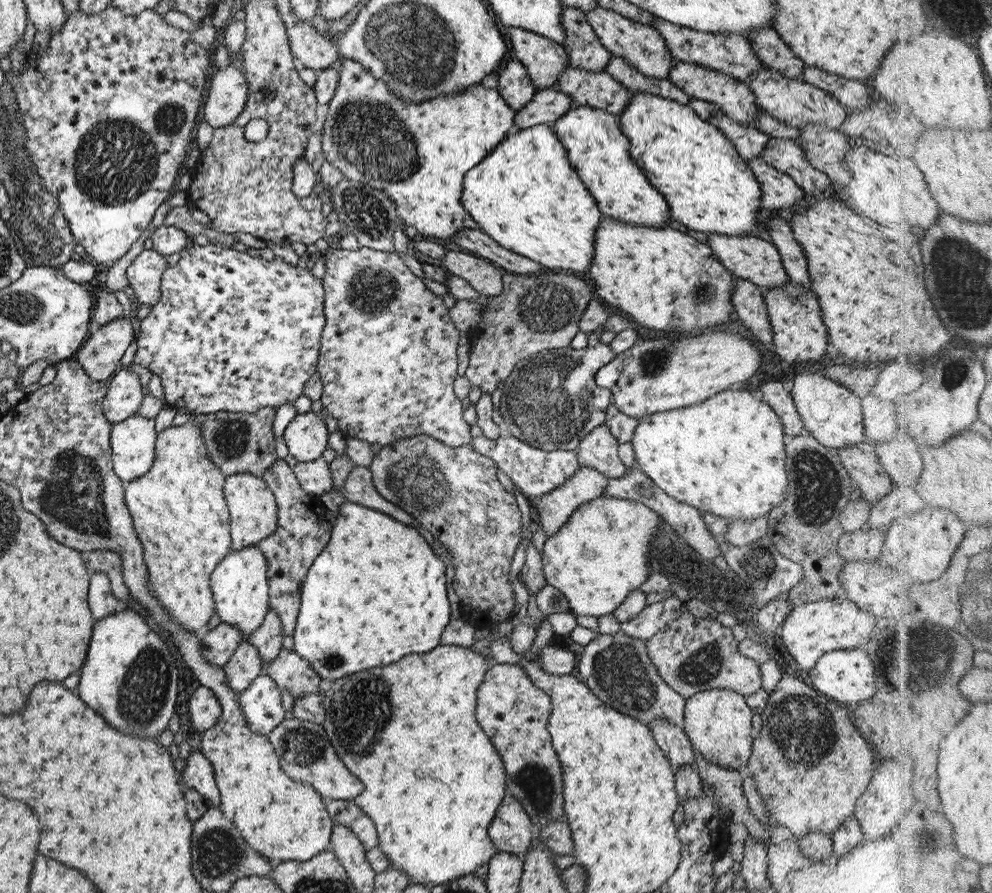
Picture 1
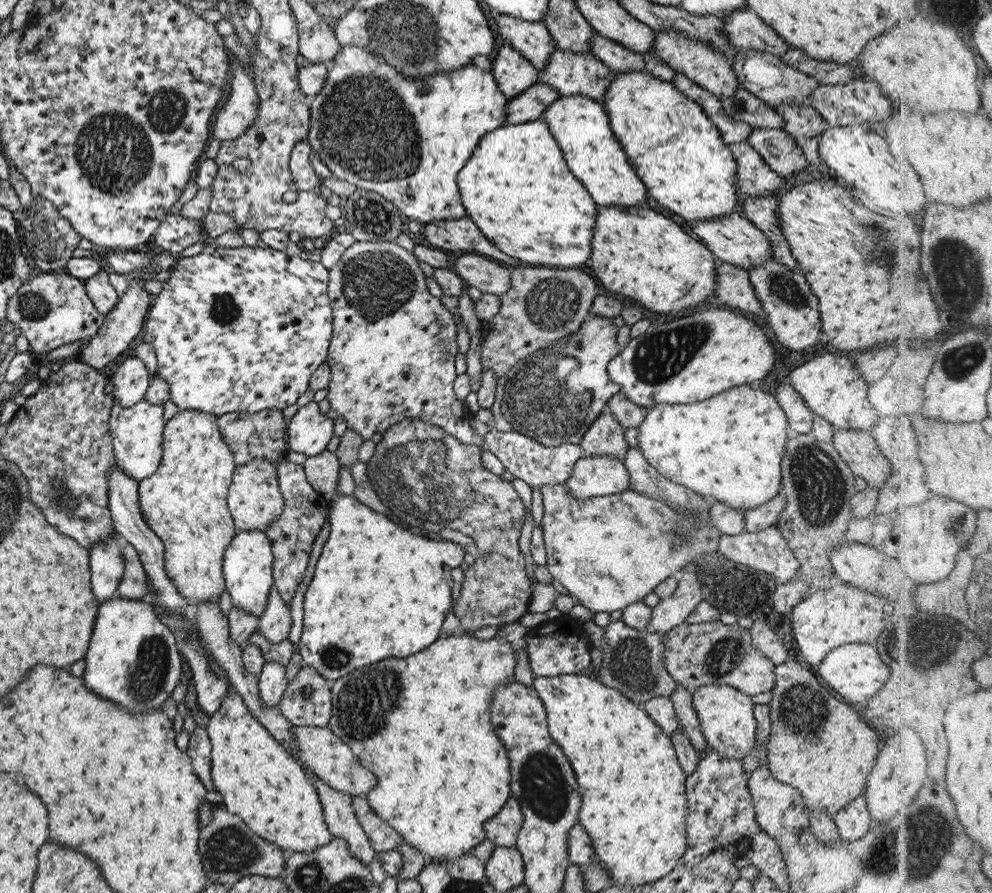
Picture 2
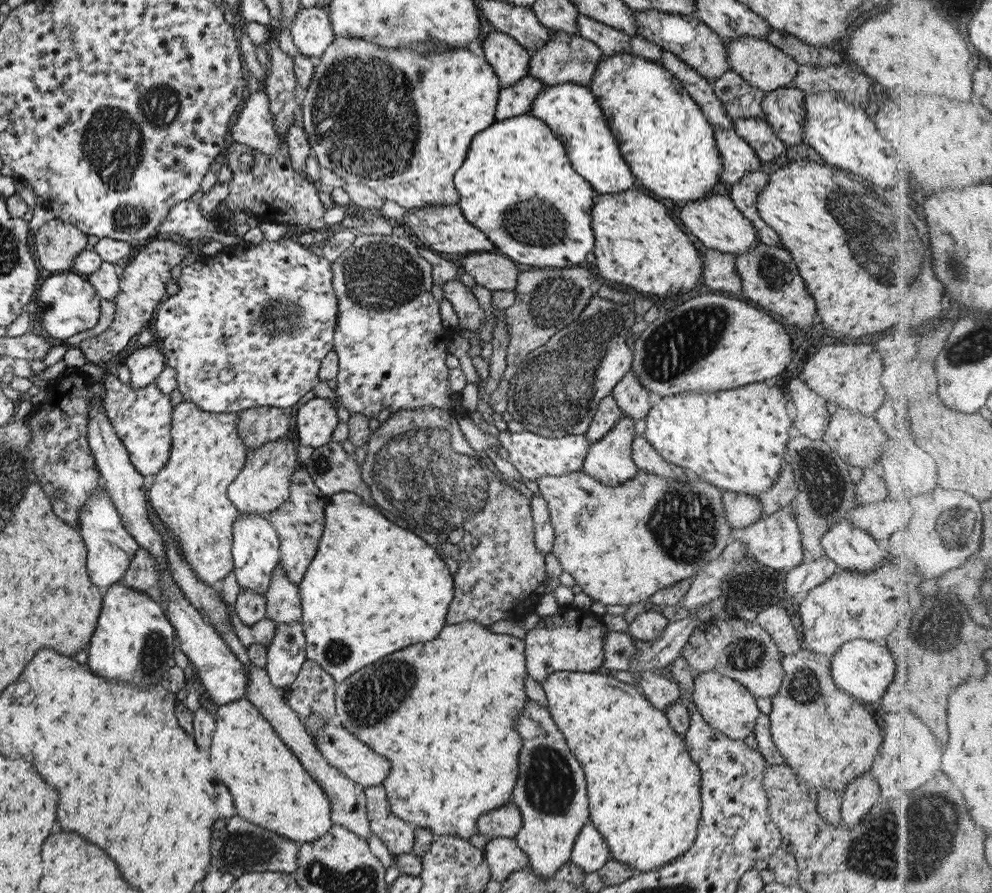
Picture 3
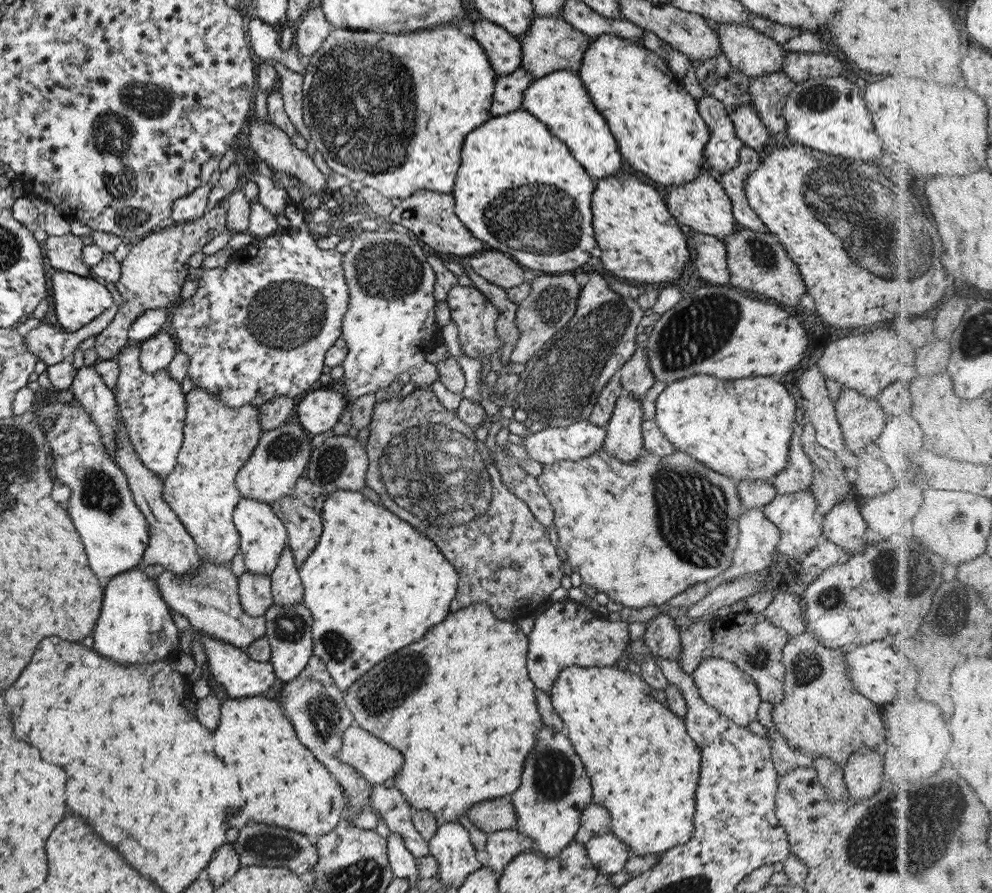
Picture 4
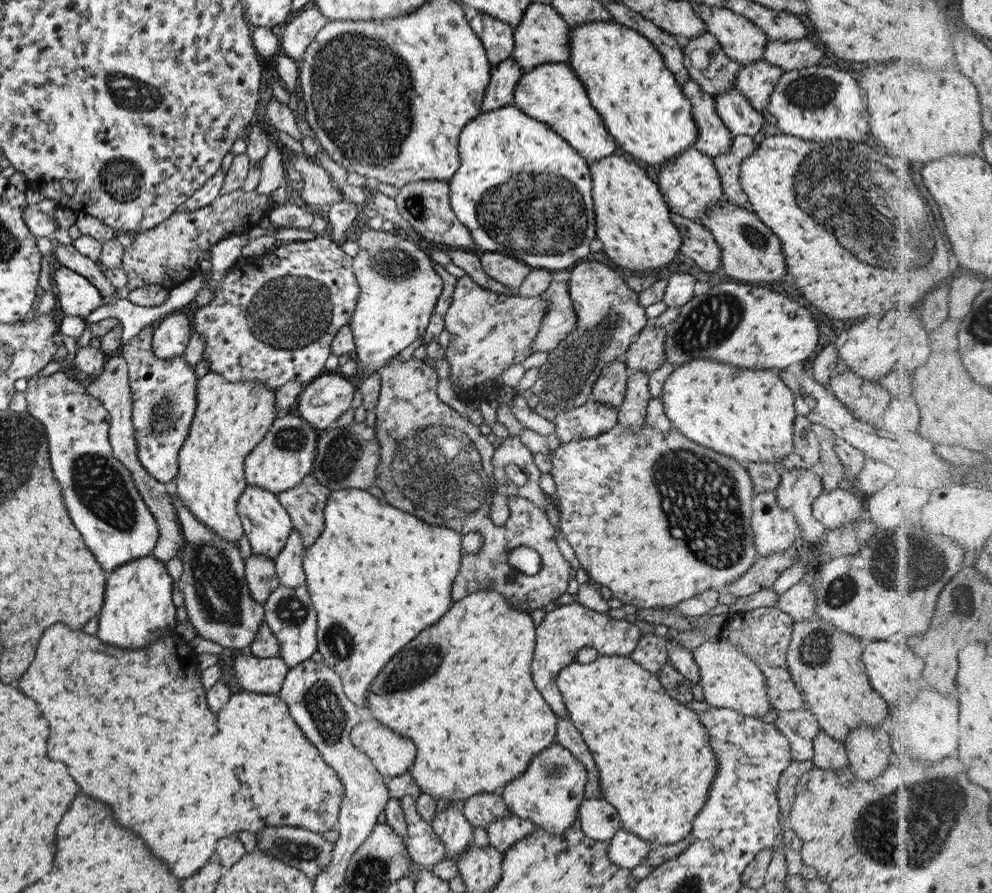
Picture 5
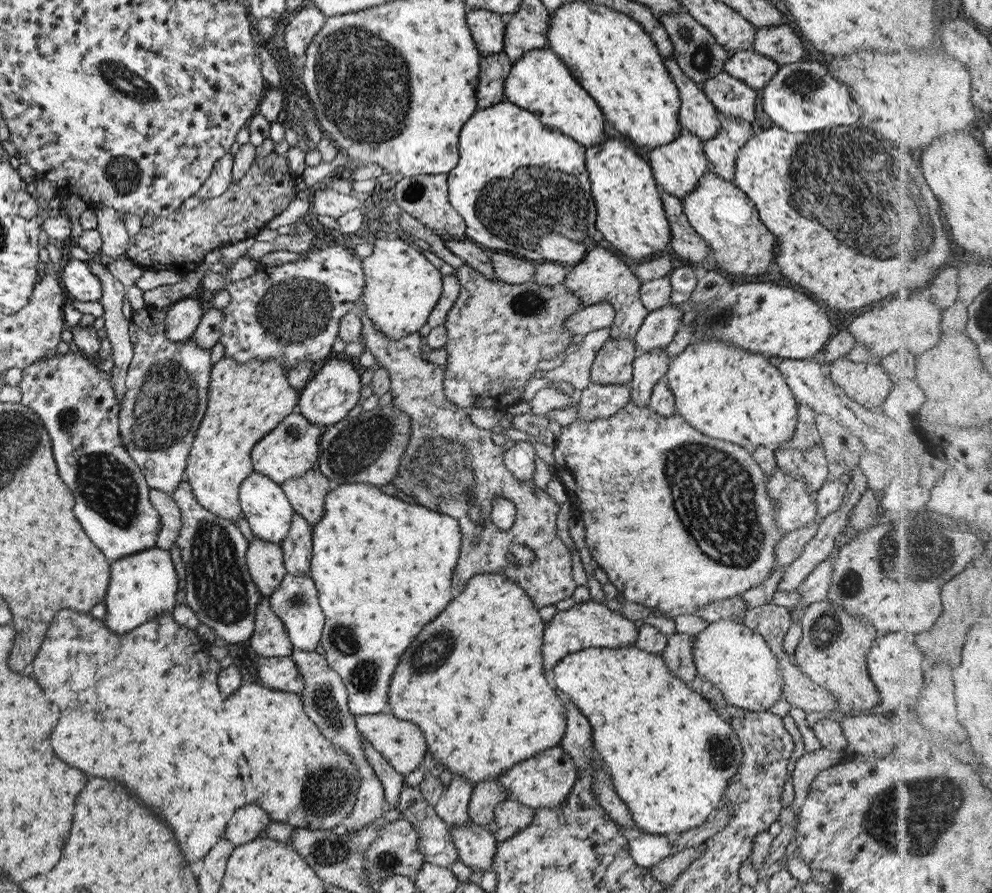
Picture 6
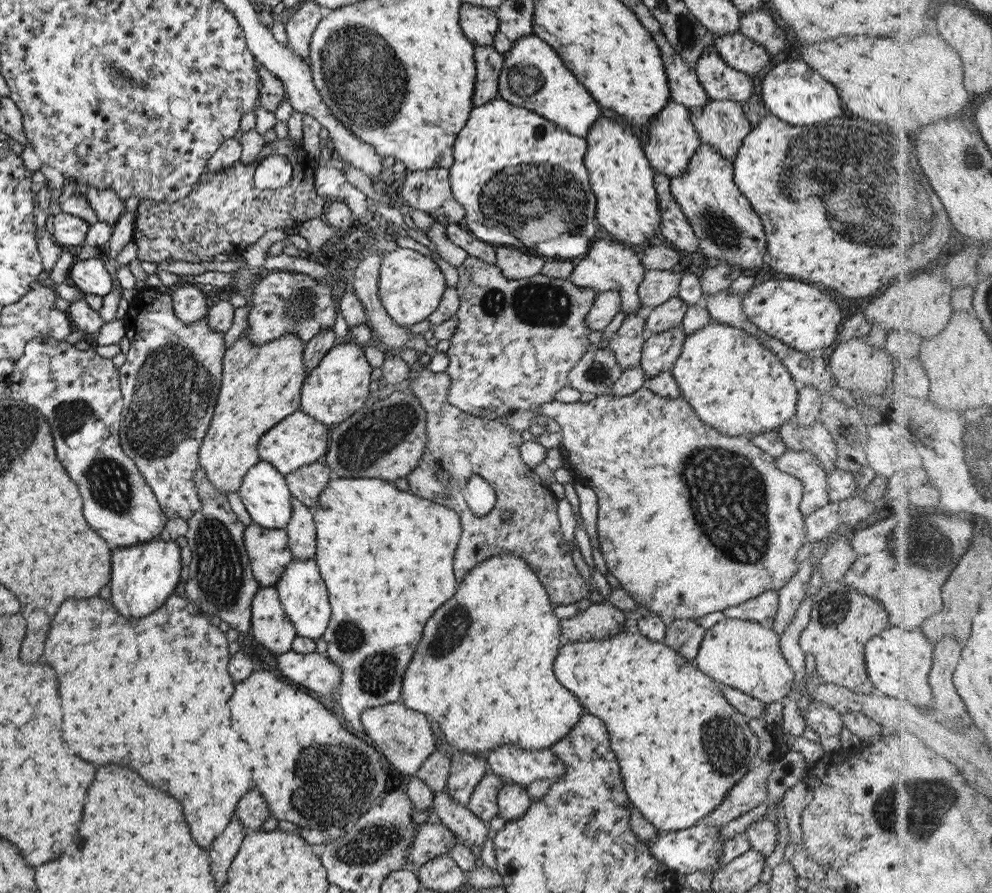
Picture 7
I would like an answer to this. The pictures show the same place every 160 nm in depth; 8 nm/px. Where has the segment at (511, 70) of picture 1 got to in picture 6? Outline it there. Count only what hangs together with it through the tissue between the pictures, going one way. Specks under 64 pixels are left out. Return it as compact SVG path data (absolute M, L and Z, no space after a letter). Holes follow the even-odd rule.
M471 9L464 15L469 34L481 56L503 50L504 17L481 9Z

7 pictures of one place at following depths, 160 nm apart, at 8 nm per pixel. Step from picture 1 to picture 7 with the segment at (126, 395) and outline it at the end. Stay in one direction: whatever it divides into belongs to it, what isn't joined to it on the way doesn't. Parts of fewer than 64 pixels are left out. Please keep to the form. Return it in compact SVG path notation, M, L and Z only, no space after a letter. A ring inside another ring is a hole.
M181 283L170 289L172 307L181 324L191 324L205 316L208 306L200 286Z

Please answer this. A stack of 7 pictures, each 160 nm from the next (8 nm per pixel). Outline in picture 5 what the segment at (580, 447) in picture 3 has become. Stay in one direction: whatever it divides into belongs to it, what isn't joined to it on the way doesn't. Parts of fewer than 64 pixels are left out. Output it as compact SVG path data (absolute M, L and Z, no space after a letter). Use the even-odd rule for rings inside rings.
M587 399L579 406L551 415L560 444L607 432L616 423L617 408Z

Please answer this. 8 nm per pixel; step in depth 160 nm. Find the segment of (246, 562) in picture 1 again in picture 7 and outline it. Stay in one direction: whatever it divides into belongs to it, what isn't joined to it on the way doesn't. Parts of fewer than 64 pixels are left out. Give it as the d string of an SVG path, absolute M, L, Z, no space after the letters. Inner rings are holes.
M257 462L243 475L237 494L250 516L251 522L263 528L284 529L291 514L290 492L284 475L265 462Z

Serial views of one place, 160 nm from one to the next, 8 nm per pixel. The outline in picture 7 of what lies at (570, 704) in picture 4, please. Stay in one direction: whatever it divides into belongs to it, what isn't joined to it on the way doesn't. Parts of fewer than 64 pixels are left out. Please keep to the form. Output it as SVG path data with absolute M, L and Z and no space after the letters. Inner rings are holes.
M634 629L619 631L614 635L595 640L566 642L560 645L553 661L552 672L561 687L565 687L565 690L569 690L569 693L577 698L584 713L602 720L603 726L607 728L609 746L611 746L609 750L615 753L630 806L658 831L678 831L703 820L723 801L729 789L758 761L759 742L756 734L752 733L750 726L747 726L751 725L752 721L745 715L739 714L737 710L729 708L729 704L725 704L725 698L717 687L719 684L711 680L709 676L705 676L703 672L699 672L699 669L675 649L669 648L661 641L649 640Z

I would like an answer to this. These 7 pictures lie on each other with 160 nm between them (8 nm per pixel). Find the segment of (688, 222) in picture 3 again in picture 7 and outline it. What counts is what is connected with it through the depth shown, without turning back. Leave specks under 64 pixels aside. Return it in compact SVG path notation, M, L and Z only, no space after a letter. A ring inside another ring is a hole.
M669 98L668 103L645 128L643 137L647 140L647 145L642 149L653 172L670 179L685 170L693 151L700 145L698 132L689 120L689 115L688 109Z

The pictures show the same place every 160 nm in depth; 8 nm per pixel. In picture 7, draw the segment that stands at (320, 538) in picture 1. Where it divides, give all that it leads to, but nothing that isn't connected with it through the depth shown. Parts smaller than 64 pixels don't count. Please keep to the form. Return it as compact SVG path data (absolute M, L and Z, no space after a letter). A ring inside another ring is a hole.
M317 460L313 464L307 464L284 475L291 498L297 499L310 510L313 510L317 504L318 494L331 477L333 477L331 470L322 460Z

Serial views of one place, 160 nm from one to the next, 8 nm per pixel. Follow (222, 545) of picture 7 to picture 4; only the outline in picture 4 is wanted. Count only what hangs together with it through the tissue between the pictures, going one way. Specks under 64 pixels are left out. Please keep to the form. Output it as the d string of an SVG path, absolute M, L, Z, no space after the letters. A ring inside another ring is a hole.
M200 556L193 574L175 576L170 570L163 570L154 581L163 602L186 618L193 630L242 649L264 636L264 618L249 616L241 608L237 594L238 578L231 571L230 561L213 564Z

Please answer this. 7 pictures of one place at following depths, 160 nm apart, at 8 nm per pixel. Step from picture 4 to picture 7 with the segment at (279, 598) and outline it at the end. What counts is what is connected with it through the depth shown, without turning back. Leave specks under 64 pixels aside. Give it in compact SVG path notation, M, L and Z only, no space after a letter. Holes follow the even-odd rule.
M290 499L291 514L287 521L288 549L293 559L310 559L316 553L316 532L312 510L297 499Z

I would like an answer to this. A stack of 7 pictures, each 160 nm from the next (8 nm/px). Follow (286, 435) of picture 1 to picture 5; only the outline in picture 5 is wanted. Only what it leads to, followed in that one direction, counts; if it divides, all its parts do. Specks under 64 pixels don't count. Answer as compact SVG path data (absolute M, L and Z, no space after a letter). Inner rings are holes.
M324 372L304 385L295 407L299 417L321 433L349 408L353 392L353 386L341 374Z

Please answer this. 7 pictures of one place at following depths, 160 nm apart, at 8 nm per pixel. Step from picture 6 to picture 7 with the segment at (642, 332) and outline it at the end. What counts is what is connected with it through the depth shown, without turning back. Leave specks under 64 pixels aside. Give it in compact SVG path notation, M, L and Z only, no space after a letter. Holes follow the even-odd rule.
M674 296L668 298L663 304L659 304L659 306L647 309L643 328L645 337L661 334L665 330L671 330L671 328L679 326L686 308L687 304L678 296Z

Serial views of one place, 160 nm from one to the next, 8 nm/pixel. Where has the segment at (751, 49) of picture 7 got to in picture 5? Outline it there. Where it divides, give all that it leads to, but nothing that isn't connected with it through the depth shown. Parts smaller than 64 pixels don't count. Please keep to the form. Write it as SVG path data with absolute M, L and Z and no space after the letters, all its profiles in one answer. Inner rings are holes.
M761 59L740 65L737 72L735 88L749 100L759 114L761 110L767 110L768 94L773 90L782 70Z

